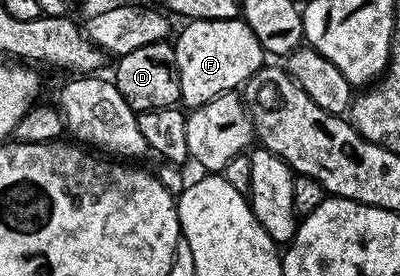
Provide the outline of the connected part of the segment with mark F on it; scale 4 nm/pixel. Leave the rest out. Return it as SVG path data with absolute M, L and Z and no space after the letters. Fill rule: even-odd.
M191 19L173 40L180 77L180 103L193 109L221 95L237 92L264 66L264 52L245 19Z

